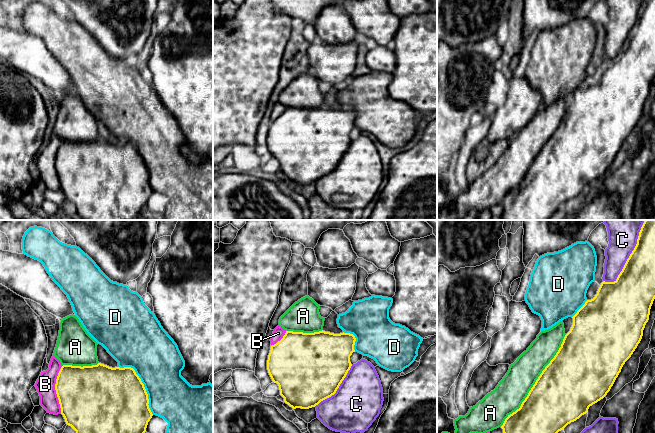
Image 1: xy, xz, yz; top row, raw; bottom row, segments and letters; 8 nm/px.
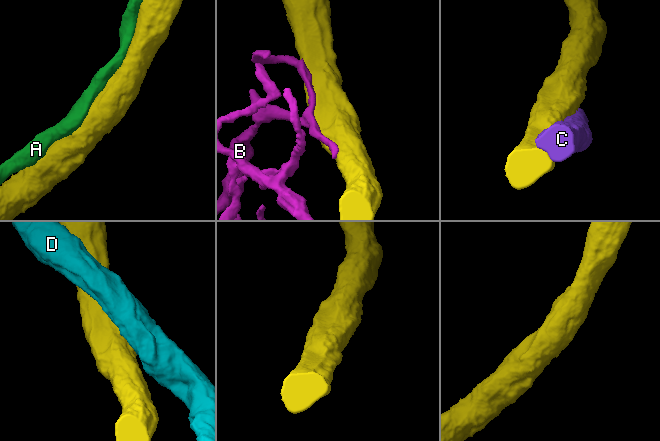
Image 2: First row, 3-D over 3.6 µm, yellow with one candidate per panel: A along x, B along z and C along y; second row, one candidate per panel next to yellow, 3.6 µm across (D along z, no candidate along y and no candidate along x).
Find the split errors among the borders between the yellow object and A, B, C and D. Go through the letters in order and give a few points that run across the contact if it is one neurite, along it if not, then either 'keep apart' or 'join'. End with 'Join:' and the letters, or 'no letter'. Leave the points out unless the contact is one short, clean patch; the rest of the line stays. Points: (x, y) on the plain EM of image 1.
A: join
B: keep apart
C: keep apart
D: keep apart
Join: A

